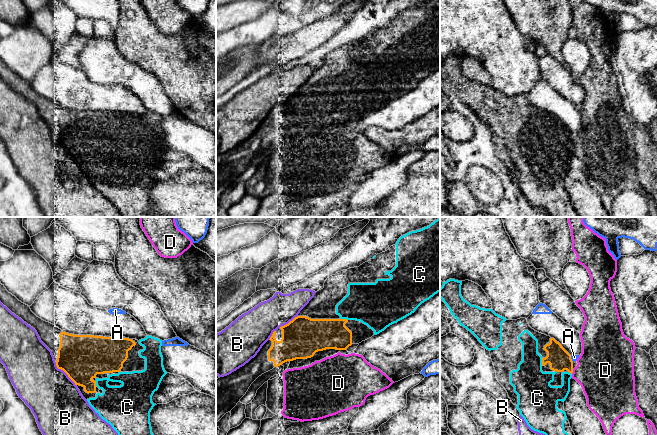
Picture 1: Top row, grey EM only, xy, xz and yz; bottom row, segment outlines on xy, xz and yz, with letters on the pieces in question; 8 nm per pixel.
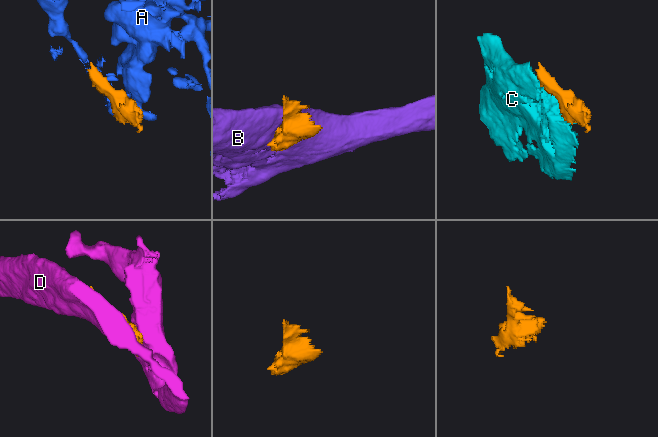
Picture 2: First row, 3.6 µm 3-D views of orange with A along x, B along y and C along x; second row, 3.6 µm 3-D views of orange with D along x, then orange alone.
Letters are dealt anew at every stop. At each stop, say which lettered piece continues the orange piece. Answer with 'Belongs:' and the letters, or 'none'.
Belongs: C

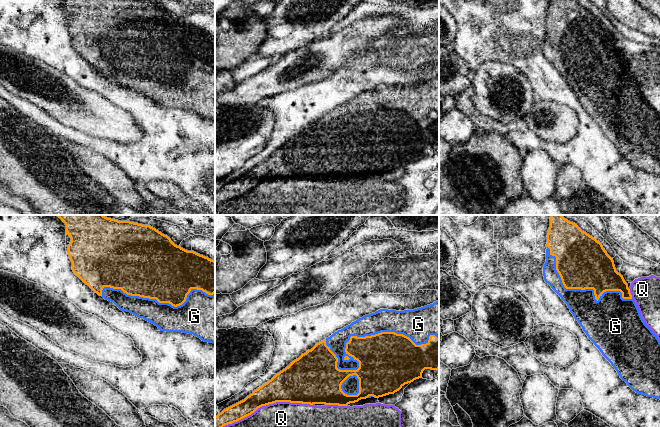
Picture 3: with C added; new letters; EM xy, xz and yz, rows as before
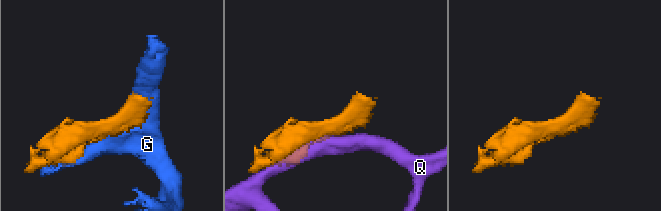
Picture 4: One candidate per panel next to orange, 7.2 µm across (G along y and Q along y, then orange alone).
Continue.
Belongs: G

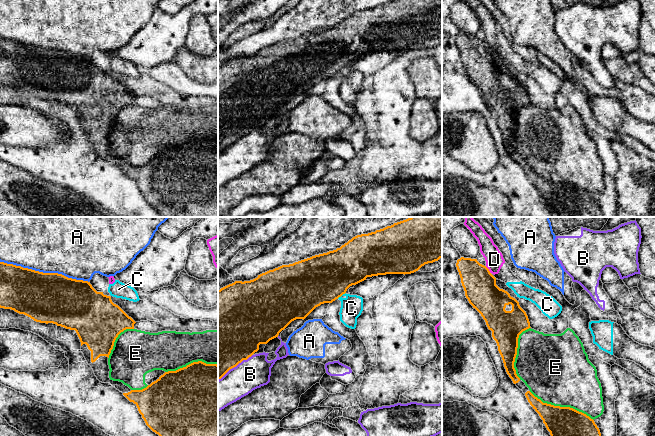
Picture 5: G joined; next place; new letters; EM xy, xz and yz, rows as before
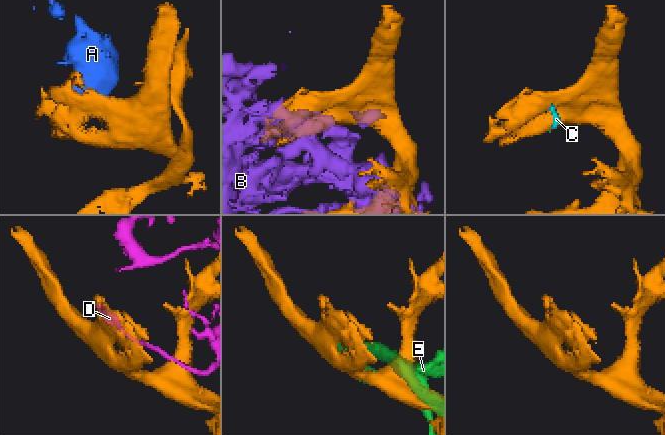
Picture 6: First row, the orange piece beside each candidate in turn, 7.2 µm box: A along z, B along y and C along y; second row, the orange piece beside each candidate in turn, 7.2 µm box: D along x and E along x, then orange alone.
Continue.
Belongs: none

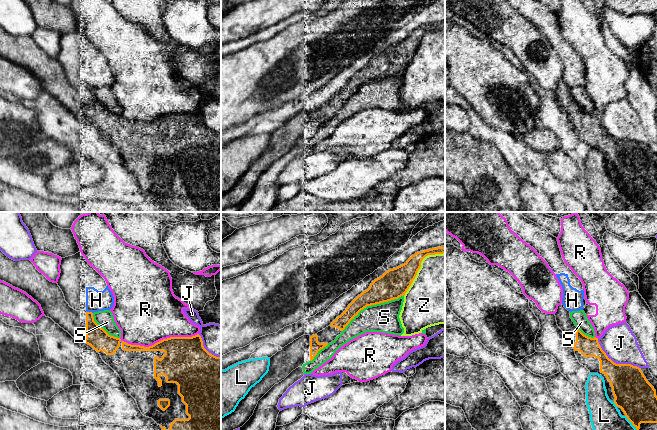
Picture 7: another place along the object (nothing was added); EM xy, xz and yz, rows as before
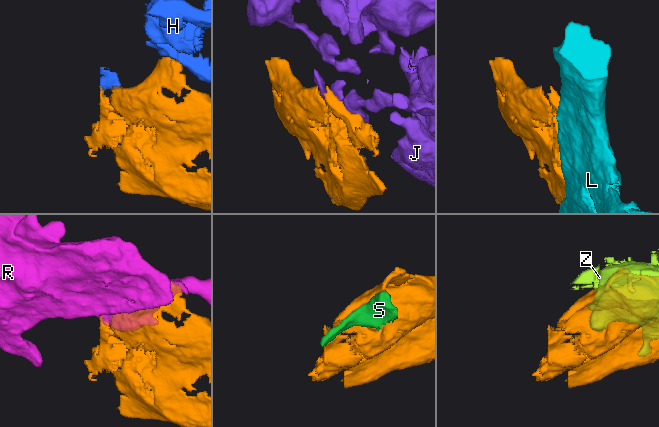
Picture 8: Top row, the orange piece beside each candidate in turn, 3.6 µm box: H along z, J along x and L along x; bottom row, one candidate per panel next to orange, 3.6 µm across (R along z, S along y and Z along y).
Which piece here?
Belongs: none

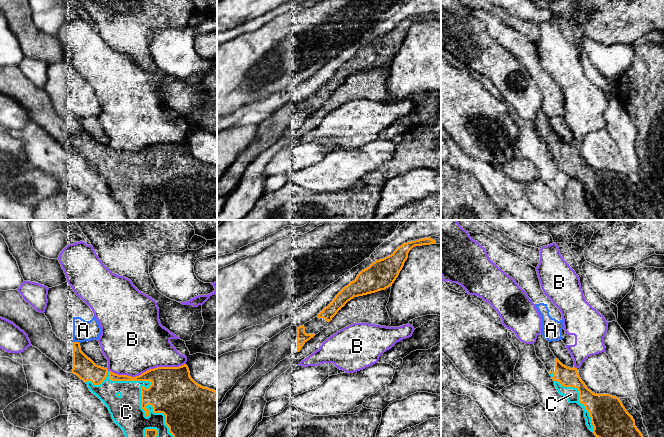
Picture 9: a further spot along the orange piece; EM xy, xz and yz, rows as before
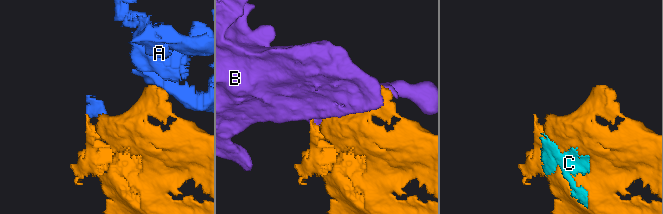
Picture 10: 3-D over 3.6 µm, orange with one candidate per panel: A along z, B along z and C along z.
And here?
Belongs: C

